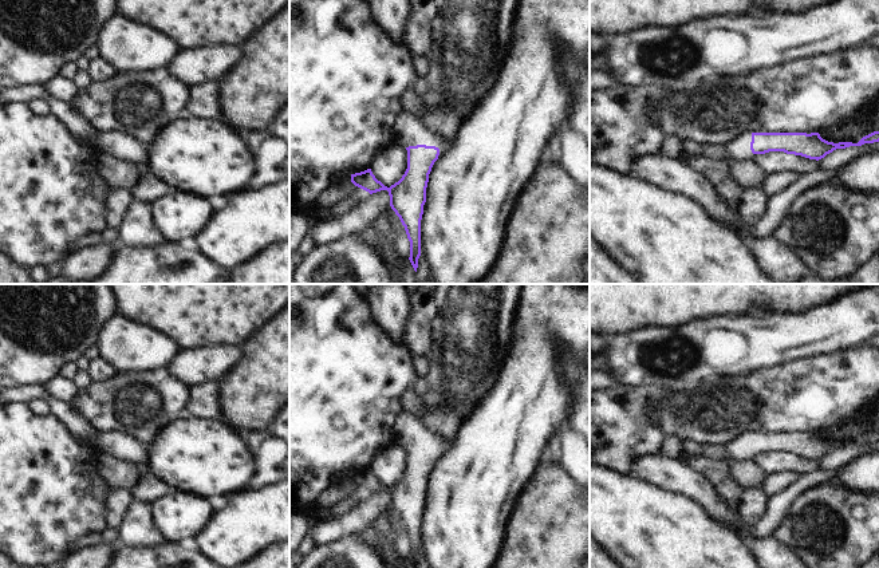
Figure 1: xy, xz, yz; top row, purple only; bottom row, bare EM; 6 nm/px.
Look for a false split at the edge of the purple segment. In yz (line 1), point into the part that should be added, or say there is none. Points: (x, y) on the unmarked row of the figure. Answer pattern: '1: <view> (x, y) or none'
1: yz (738, 449)

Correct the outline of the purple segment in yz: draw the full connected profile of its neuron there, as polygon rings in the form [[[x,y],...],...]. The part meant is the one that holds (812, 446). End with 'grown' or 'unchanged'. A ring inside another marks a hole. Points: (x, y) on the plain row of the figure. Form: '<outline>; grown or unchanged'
[[[879,431],[863,437],[858,443],[828,442],[819,433],[742,433],[730,441],[726,447],[733,459],[748,461],[754,454],[769,451],[784,451],[787,454],[801,455],[809,459],[821,459],[836,449],[862,446],[864,443],[879,442]]]; grown

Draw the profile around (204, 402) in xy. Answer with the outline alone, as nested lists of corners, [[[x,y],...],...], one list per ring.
[[[204,382],[190,387],[190,397],[184,409],[184,414],[196,419],[222,421],[220,407],[220,383]]]

